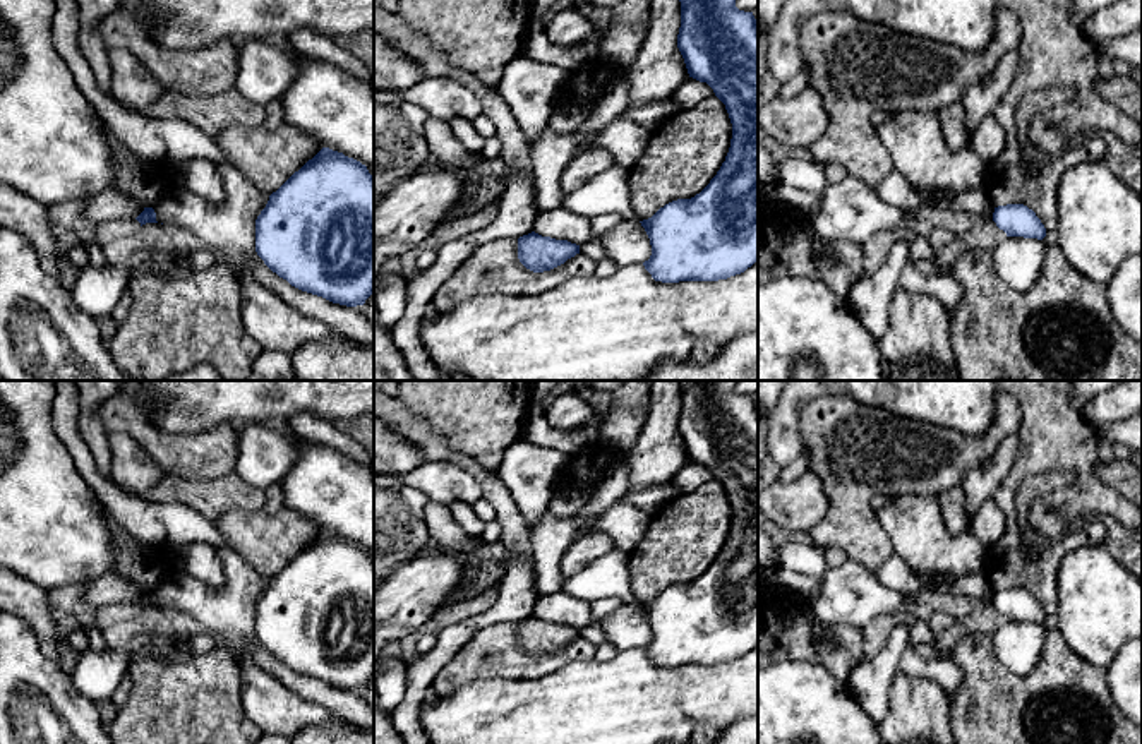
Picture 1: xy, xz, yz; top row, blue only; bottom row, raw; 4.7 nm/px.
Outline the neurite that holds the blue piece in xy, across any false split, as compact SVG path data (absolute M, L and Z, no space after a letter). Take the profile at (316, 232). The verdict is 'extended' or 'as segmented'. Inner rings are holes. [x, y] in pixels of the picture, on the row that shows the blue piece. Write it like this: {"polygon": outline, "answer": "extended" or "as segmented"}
{"polygon": "M322 147L276 192L255 219L255 252L292 286L357 307L374 293L374 177L360 161Z", "answer": "as segmented"}

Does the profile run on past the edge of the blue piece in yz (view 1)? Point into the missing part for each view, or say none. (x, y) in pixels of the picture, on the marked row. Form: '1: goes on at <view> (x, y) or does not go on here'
1: does not go on here

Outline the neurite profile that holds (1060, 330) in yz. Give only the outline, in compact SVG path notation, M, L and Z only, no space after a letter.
M1058 243L1048 247L1043 271L1027 291L1017 291L998 278L989 252L962 250L947 269L962 286L962 300L948 310L960 381L1142 381L1142 345L1128 338L1113 319L1106 285L1079 273Z

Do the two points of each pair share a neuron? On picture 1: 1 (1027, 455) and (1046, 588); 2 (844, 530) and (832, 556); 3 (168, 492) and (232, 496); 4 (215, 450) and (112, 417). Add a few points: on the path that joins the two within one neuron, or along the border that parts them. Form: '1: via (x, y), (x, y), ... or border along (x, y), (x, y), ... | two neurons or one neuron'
1: via (1009, 487), (1007, 510), (1012, 527), (1014, 556) | one neuron
2: border along (823, 549), (839, 547), (849, 558) | two neurons
3: via (184, 492), (216, 496) | one neuron
4: via (189, 450), (165, 450), (138, 424) | one neuron

